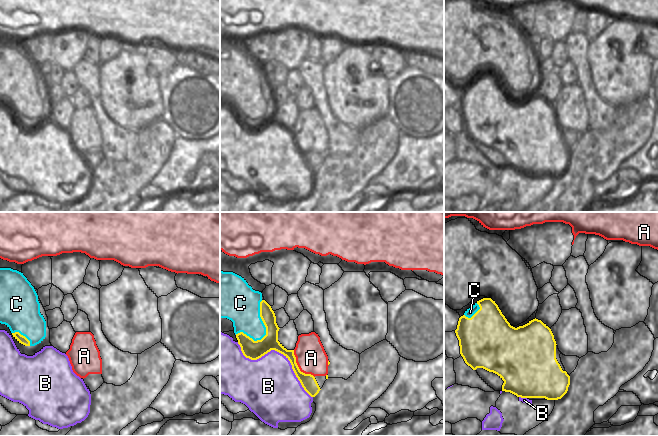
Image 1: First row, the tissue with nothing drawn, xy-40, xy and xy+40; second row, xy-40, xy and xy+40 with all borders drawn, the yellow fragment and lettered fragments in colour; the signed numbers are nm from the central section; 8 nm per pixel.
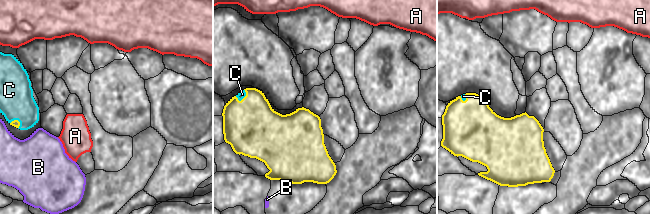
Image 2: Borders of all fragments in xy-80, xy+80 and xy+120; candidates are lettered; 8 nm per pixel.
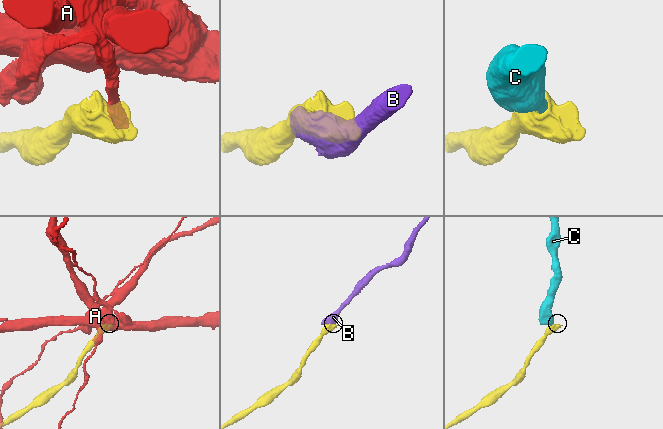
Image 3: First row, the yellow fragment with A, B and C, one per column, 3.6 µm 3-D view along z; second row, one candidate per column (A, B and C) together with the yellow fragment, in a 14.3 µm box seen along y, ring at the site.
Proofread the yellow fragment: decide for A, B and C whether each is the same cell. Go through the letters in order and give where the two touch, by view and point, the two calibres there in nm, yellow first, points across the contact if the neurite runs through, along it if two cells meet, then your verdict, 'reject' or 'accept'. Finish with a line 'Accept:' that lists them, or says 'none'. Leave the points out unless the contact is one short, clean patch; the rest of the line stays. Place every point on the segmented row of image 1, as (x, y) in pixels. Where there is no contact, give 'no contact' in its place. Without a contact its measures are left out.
A: contact xy (298, 367); calibres 120 and 260 nm; border xy (293, 350), (298, 368), (305, 373), (310, 373), (314, 377); reject
B: contact xy (278, 351); calibres 150 and 400 nm; accept
C: contact xy (266, 332); calibres 150 and 260 nm; reject
Accept: B

